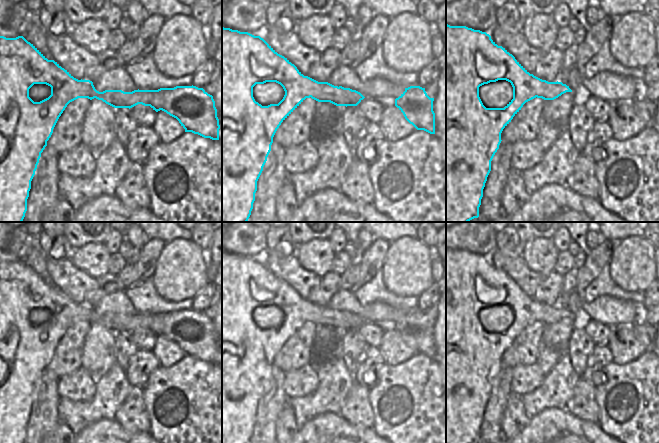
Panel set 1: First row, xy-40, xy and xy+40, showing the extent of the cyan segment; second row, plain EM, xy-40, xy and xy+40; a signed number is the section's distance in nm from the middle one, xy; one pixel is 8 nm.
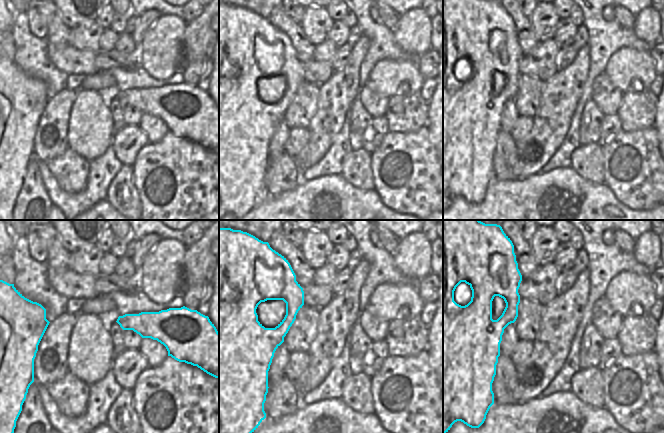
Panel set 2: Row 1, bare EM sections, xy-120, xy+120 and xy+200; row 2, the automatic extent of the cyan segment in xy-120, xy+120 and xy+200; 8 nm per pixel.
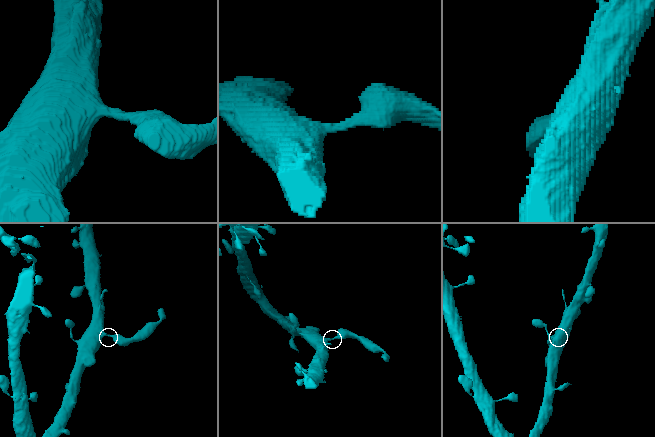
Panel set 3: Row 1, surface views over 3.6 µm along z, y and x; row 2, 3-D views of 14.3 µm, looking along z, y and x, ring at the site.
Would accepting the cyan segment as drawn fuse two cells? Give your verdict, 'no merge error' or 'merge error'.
merge error

